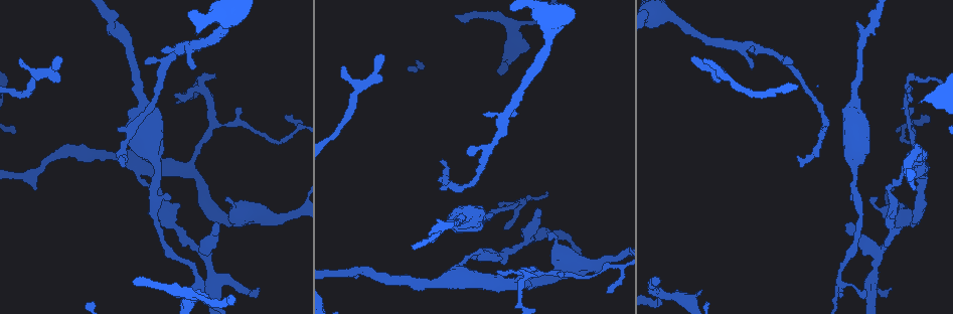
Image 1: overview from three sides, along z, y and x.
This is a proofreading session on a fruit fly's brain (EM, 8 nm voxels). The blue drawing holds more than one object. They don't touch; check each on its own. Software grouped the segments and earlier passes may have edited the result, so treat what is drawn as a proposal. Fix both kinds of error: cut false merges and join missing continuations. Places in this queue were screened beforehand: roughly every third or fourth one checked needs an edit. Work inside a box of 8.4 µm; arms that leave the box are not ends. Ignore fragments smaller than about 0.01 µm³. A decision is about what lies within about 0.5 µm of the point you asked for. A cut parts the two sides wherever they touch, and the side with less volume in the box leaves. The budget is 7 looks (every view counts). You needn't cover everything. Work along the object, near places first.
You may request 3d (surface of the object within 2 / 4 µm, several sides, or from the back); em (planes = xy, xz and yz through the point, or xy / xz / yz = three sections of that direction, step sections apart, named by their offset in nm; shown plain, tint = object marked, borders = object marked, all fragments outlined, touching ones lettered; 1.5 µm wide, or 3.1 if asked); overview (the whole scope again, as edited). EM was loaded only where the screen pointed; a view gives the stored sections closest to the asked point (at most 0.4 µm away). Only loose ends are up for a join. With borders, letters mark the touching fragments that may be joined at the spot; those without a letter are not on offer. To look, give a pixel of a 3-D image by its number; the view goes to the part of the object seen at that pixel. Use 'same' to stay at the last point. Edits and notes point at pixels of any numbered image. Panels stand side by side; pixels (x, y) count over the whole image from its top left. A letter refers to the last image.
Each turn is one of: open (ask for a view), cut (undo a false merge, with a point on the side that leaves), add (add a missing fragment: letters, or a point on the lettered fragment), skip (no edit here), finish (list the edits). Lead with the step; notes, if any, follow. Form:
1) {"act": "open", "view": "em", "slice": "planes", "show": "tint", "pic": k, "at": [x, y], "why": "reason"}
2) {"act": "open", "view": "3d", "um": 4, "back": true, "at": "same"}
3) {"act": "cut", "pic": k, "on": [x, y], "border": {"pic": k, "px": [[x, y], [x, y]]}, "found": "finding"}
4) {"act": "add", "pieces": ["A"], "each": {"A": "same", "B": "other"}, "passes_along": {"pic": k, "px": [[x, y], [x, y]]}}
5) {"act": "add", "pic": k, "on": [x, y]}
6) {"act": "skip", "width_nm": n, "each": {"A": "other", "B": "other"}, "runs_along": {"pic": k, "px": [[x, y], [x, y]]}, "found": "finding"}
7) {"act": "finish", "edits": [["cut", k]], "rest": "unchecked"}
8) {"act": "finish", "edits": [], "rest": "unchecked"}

{"act": "open", "view": "em", "slice": "planes", "show": "plain", "pic": 1, "at": [910, 128], "why": "branch point"}

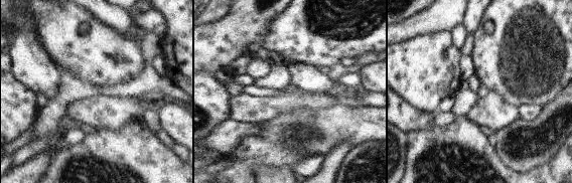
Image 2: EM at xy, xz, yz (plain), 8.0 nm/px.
{"act": "open", "view": "em", "slice": "planes", "show": "borders", "at": "same"}

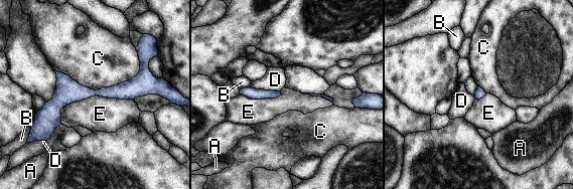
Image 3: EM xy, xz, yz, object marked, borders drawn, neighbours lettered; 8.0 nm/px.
{"act": "skip", "width_nm": 90, "each": {"A": "other", "B": "other", "C": "other", "D": "other", "E": "other"}, "found": "all the same cell"}

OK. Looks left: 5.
{"act": "open", "view": "em", "slice": "planes", "show": "borders", "pic": 1, "at": [893, 198], "why": "sudden change in width"}

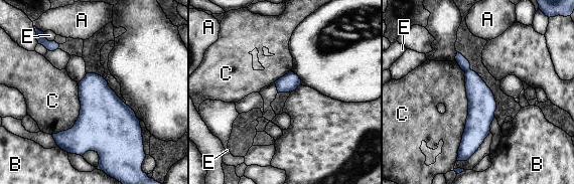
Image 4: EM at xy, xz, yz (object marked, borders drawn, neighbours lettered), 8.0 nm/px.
{"act": "cut", "pic": 4, "on": [480, 98], "width_nm": 140, "each": {"A": "other", "B": "other", "C": "other", "E": "other"}, "found": "a second cell is stuck on"}

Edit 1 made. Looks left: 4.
{"act": "open", "view": "overview", "why": "redraw"}

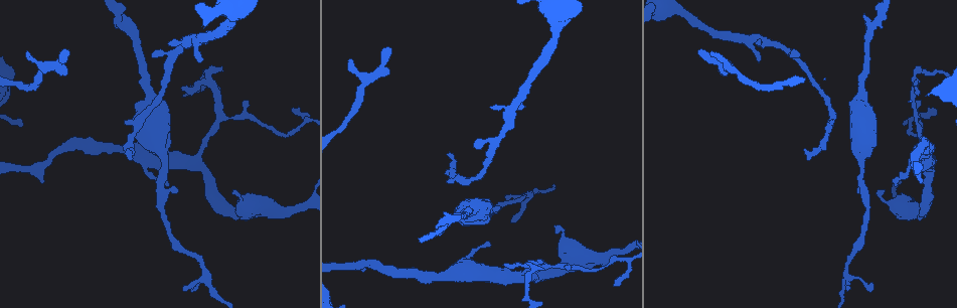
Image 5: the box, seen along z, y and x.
{"act": "open", "view": "3d", "um": 2, "pic": 5, "at": [447, 153], "why": "branch stops here"}

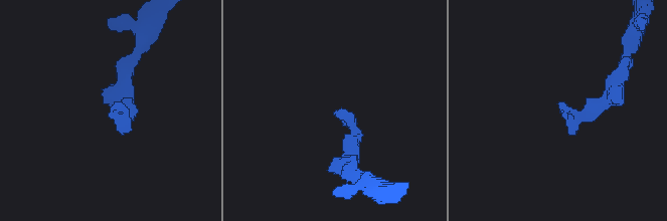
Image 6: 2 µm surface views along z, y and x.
{"act": "open", "view": "em", "slice": "xy", "step": 8, "show": "borders", "pic": 6, "at": [112, 117], "why": "need the tissue"}

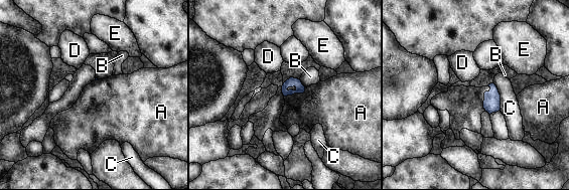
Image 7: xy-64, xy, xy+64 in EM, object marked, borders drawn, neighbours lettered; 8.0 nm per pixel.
{"act": "open", "view": "em", "slice": "planes", "show": "borders", "at": "same"}

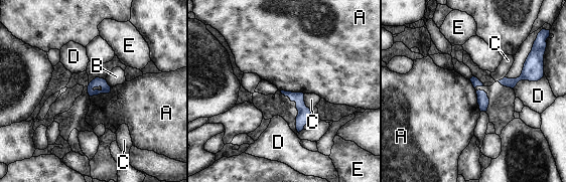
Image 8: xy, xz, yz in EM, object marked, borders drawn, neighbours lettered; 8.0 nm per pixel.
{"act": "skip", "longest_contact_nm": ["D", 280], "each": {"A": "other", "B": "other", "C": "other", "D": "other", "E": "other"}, "border": {"pic": 8, "px": [[111, 87], [108, 93], [90, 97]]}, "found": "no lettered fragment goes on from it"}

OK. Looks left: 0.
{"act": "finish", "edits": [["cut", 4]], "rest": "unchecked"}

